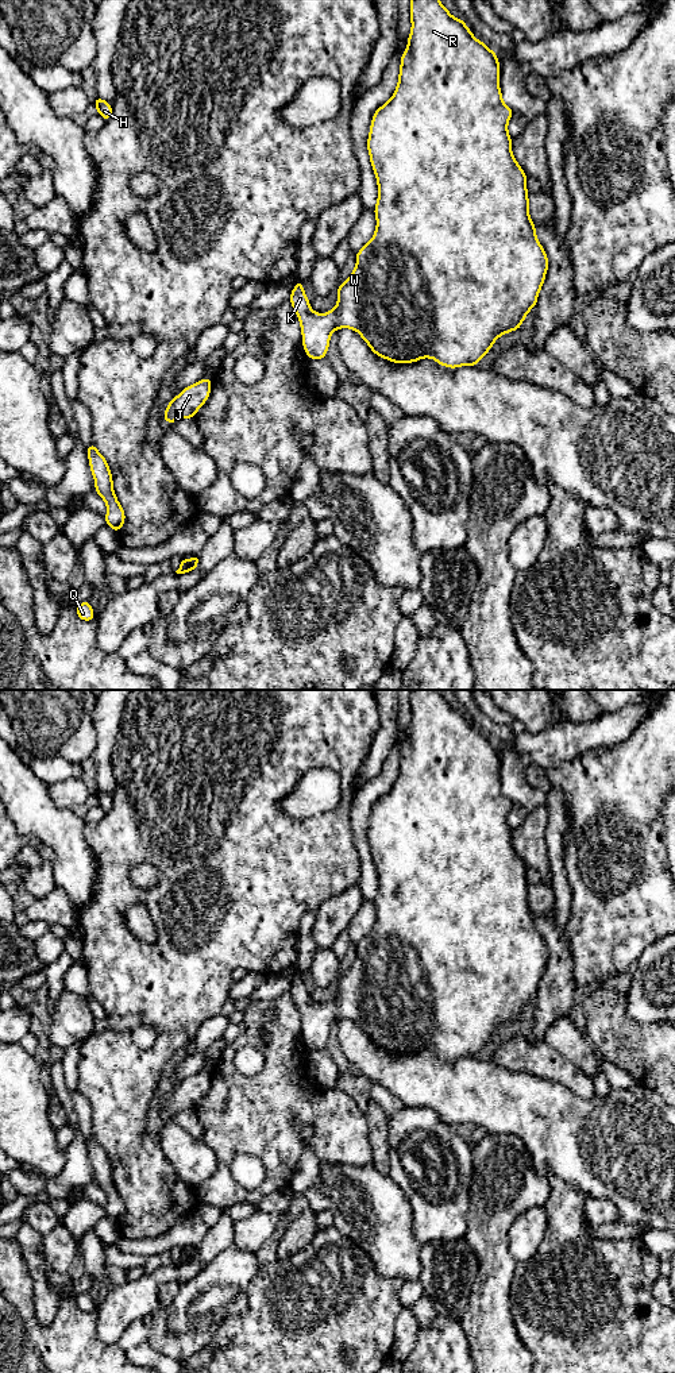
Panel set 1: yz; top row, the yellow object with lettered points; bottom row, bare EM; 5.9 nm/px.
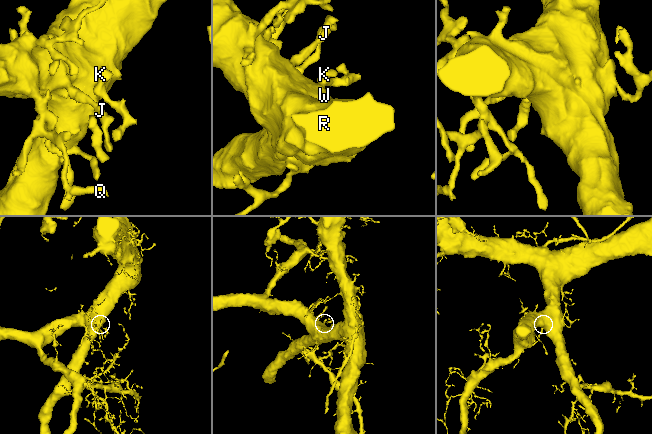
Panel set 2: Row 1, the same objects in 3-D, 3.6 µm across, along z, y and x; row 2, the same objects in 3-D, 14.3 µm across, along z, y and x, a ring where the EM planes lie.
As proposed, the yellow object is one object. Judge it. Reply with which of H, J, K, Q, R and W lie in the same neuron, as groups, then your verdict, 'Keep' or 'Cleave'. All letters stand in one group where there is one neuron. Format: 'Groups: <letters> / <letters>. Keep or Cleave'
Groups: H J K Q R W. Keep

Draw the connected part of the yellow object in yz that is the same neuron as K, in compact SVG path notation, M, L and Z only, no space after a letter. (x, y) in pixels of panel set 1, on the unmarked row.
M410 690L409 701L412 721L406 741L401 747L398 775L392 790L374 803L367 830L370 853L378 875L378 891L374 899L375 923L355 946L356 957L350 969L339 976L338 995L332 1002L324 1007L313 1003L301 971L297 972L289 988L300 1011L301 1034L309 1050L327 1048L331 1025L335 1021L351 1019L362 1027L375 1046L393 1054L413 1054L423 1049L431 1049L450 1060L478 1057L478 1053L501 1026L520 1021L528 1003L537 996L537 987L545 971L548 948L536 927L536 917L529 909L526 865L512 845L508 814L514 802L502 792L497 745L478 732L462 710L454 709L439 690Z

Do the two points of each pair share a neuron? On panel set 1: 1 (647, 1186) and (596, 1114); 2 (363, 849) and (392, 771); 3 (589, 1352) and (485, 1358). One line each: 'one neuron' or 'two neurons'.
1: one neuron
2: one neuron
3: two neurons

